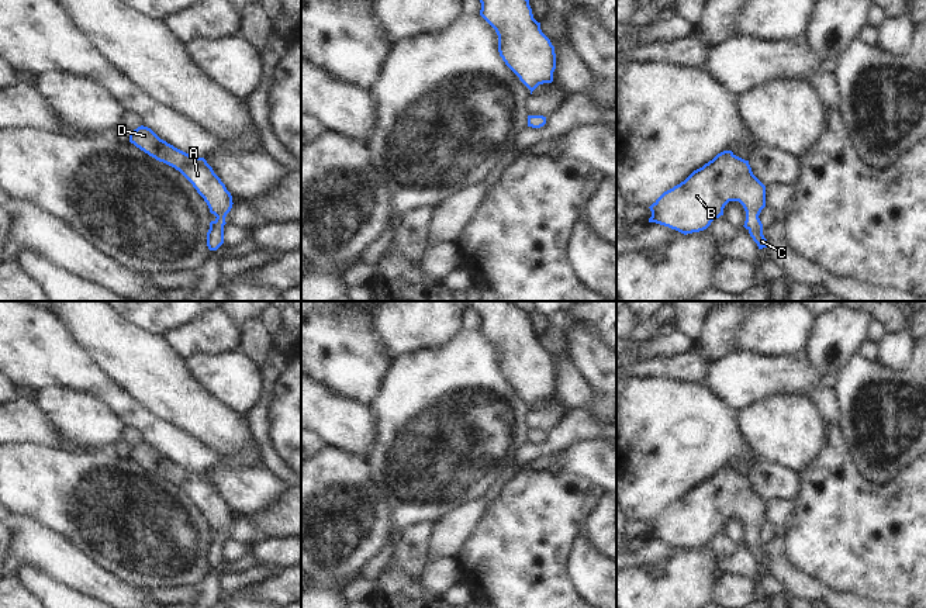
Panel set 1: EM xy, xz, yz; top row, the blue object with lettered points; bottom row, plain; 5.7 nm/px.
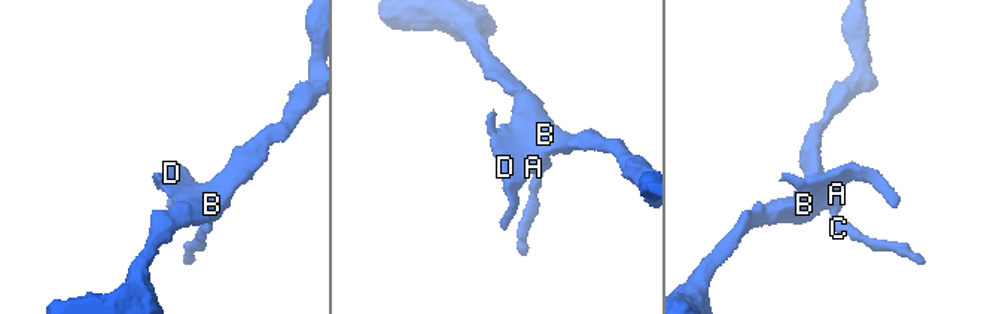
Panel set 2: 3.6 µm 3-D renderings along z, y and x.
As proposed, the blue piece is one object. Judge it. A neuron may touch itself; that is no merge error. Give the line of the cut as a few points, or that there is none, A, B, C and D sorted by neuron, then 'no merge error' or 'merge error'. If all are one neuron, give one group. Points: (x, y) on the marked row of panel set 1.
cut none; groups A B C D; no merge error

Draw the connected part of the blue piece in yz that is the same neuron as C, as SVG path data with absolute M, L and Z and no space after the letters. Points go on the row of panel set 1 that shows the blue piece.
M732 151L718 153L684 182L664 191L649 208L649 222L684 235L706 229L723 215L729 201L739 201L746 211L744 228L759 249L767 248L759 218L766 207L766 186L753 175L749 160Z

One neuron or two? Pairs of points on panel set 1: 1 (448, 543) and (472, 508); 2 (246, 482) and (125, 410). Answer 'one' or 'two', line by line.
1: one
2: two

